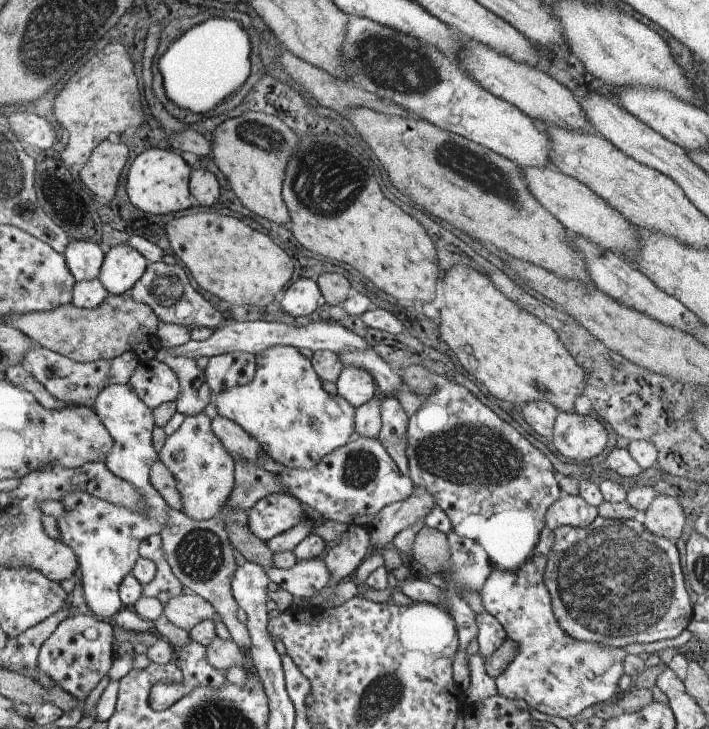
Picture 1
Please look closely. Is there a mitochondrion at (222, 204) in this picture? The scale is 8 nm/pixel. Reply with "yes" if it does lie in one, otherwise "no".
no

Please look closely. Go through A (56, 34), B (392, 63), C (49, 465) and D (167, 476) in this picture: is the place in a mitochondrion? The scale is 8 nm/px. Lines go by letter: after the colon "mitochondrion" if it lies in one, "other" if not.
A: mitochondrion
B: mitochondrion
C: other
D: other

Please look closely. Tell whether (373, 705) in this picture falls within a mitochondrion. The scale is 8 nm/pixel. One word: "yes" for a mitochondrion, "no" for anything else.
yes

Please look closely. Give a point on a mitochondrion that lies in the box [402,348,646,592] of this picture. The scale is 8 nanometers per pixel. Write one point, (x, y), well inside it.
(464, 455)

